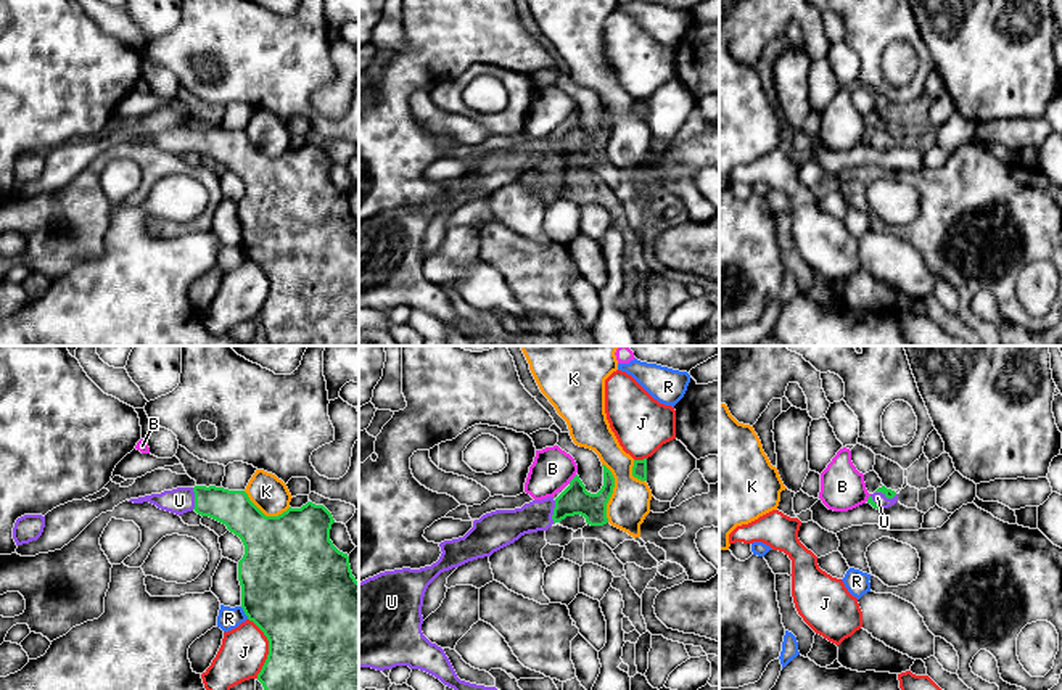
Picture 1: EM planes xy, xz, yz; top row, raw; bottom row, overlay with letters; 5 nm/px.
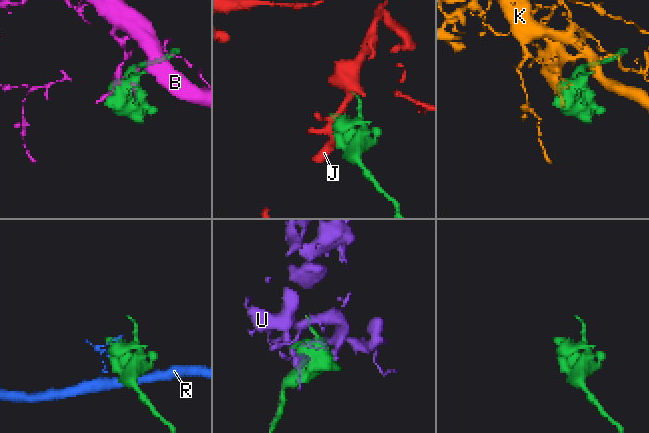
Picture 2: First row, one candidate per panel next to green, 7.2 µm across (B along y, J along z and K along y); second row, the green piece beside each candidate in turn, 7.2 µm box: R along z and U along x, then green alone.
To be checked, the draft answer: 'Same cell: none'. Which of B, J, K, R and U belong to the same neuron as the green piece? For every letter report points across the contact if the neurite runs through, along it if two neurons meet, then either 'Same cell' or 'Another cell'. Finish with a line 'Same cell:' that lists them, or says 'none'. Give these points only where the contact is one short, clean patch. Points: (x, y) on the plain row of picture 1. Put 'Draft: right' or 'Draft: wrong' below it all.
B: Another cell
J: Another cell
K: Boundary: xz (602, 103), (613, 118), (613, 132), (607, 143), (609, 161). Another cell
R: Another cell
U: Path across: xy (234, 148), (195, 139), (179, 140). Same cell
Same cell: U
Draft: wrong

